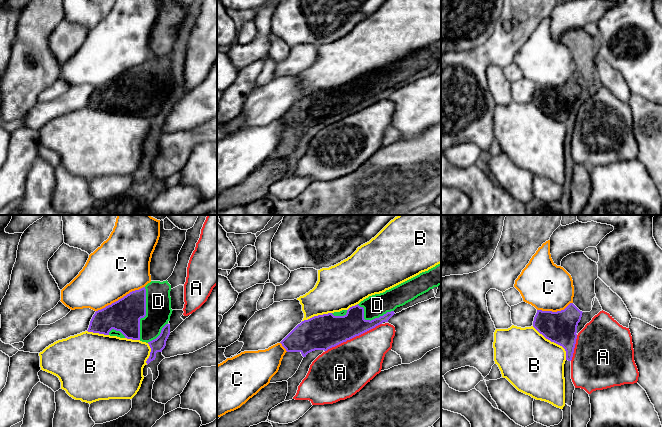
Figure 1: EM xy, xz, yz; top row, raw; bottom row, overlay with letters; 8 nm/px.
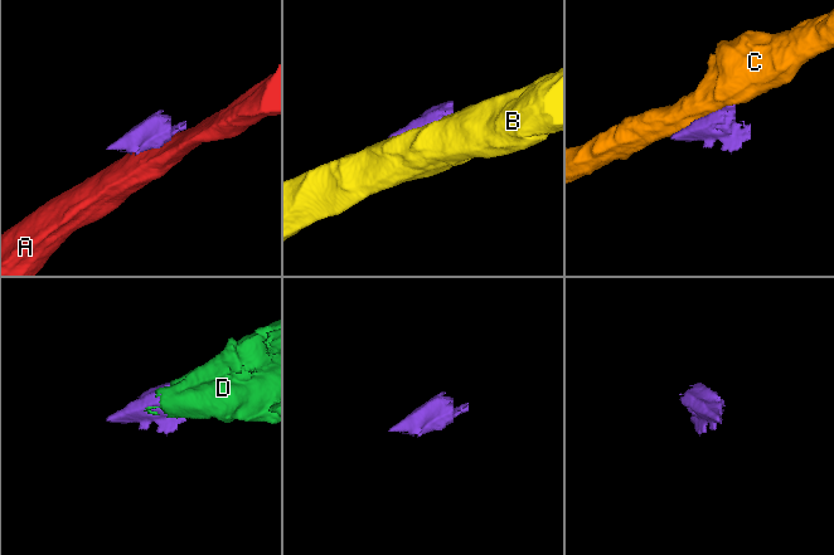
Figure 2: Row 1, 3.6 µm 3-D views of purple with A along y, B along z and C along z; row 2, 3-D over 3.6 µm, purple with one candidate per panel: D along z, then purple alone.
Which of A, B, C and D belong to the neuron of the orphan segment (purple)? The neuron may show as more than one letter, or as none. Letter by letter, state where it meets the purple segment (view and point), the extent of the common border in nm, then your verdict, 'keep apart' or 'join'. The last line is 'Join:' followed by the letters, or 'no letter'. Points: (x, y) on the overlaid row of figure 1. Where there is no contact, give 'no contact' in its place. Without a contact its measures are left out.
A: xz (353, 337) | 500 nm | keep apart
B: yz (553, 341) | 380 nm | keep apart
C: xy (121, 298) | 440 nm | keep apart
D: xy (145, 314) | 420 nm | join
Join: D

